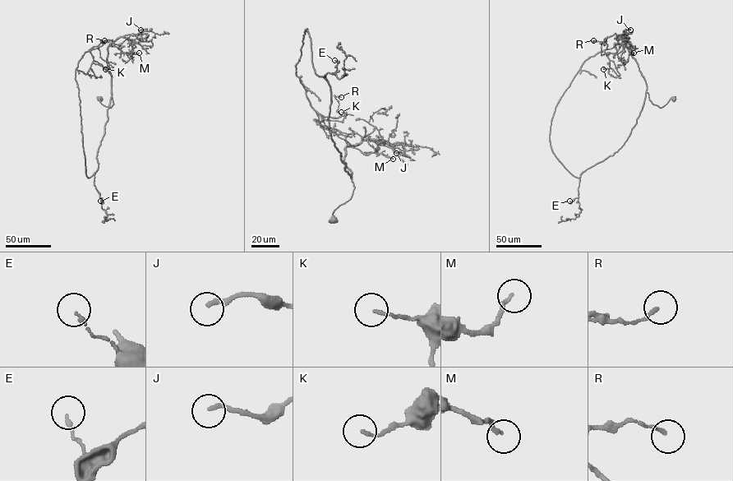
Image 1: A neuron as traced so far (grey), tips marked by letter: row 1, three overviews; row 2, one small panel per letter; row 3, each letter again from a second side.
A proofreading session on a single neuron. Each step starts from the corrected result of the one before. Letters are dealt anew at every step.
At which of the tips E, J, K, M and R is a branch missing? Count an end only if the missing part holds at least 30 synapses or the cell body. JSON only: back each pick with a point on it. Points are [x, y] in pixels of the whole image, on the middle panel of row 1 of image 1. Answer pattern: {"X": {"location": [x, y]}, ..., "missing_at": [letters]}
{"missing_at": []}

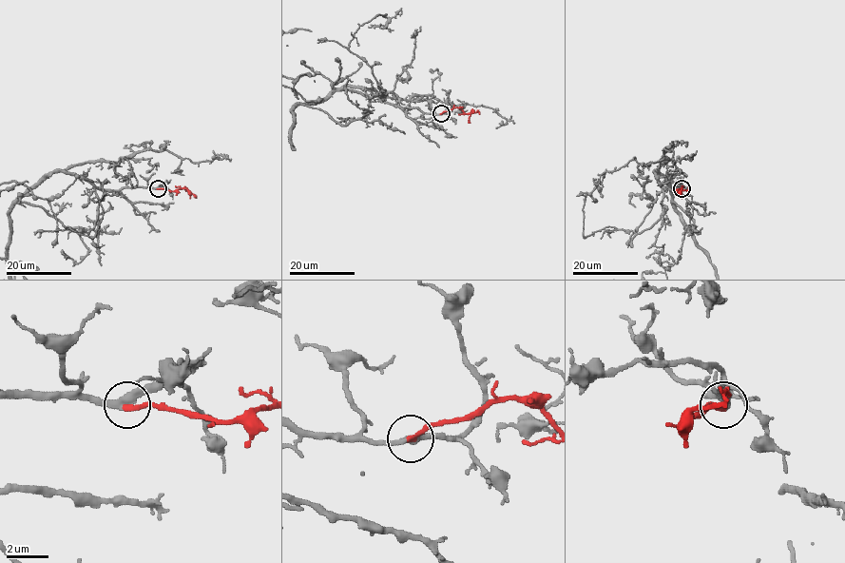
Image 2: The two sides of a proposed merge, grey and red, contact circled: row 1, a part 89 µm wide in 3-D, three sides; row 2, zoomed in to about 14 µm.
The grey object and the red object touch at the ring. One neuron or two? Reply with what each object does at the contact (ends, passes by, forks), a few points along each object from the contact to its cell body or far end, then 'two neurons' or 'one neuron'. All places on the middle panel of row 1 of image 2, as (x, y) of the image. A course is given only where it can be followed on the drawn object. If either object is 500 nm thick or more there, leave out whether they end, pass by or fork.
grey passes by; red ends; course red (441, 113), (459, 107), (465, 113), (478, 112), (479, 114); one neuron

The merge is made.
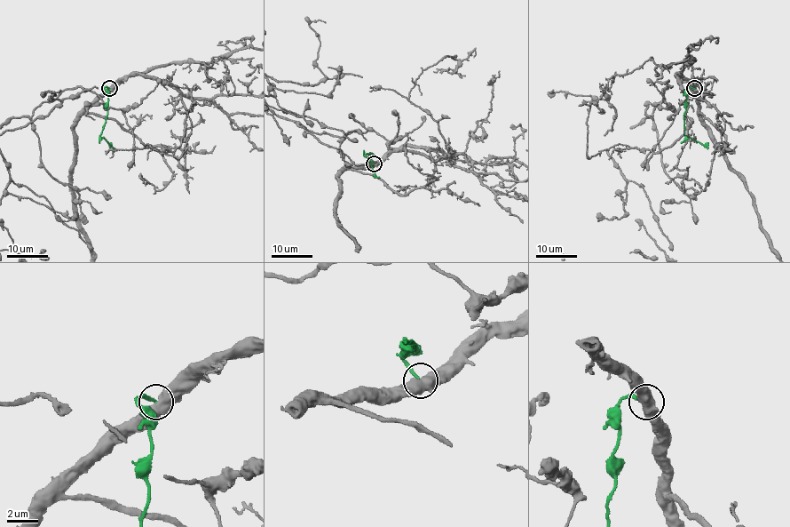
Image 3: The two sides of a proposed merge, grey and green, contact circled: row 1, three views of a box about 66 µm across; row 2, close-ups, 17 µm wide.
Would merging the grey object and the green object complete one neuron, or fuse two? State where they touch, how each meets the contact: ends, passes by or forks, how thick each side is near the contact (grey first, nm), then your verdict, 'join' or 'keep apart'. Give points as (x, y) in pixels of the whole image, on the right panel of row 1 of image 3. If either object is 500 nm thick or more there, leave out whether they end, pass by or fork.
place (694, 88); calibres 600 and 200 nm; keep apart

